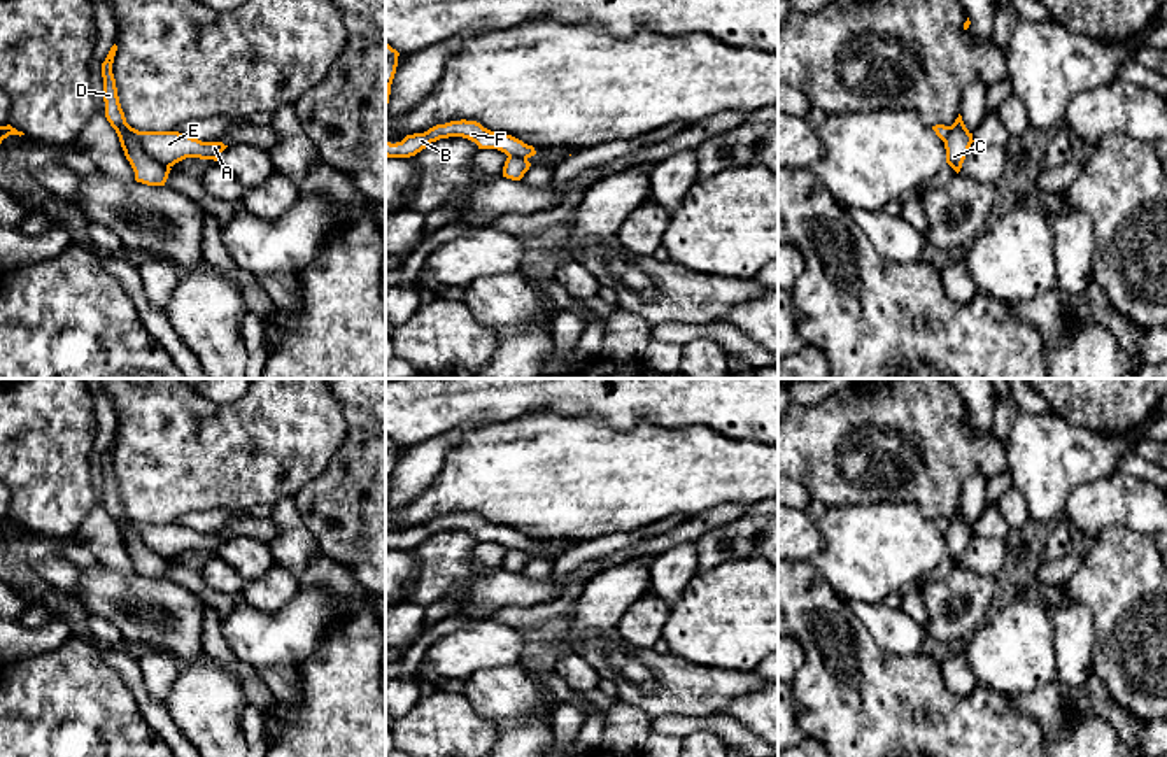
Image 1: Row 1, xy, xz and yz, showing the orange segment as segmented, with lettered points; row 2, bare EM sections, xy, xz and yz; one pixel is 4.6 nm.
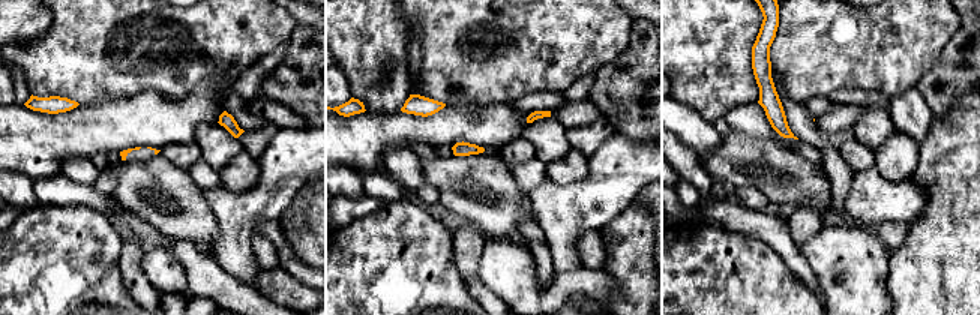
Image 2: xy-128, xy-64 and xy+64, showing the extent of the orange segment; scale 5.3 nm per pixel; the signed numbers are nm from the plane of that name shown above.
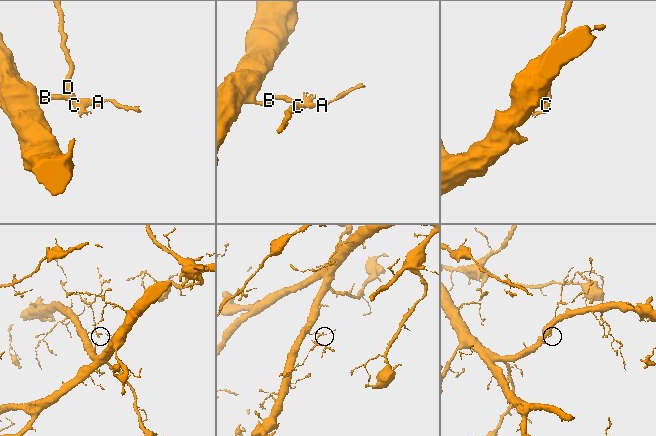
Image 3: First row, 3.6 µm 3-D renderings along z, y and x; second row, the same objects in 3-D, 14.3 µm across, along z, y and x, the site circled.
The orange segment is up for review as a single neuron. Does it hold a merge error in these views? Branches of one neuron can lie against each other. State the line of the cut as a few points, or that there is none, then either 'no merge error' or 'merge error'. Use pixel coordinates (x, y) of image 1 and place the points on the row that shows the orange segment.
xy (128, 127), (128, 132), (141, 146), (169, 167) | merge error

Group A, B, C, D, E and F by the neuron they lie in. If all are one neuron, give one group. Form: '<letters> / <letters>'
A B E F / C D

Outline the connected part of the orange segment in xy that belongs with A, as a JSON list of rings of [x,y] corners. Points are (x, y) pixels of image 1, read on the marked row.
[[[138,131],[130,133],[142,144],[144,151],[156,161],[173,166],[186,158],[214,159],[228,147],[223,142],[202,142],[179,131]]]

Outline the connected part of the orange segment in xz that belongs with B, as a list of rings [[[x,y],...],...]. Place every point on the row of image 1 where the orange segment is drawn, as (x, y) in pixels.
[[[461,119],[436,124],[424,133],[407,135],[396,144],[385,142],[385,156],[410,158],[426,149],[431,142],[449,137],[463,137],[475,142],[478,149],[498,149],[506,156],[522,156],[527,159],[536,154],[533,145],[527,145],[512,135],[491,131],[477,121]]]

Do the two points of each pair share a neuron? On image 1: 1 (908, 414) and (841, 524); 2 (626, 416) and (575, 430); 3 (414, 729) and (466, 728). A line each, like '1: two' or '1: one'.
1: two
2: two
3: one

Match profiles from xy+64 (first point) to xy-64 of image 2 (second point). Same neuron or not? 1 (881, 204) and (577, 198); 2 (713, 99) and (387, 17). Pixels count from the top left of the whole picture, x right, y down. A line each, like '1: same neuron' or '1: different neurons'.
1: same neuron
2: same neuron

